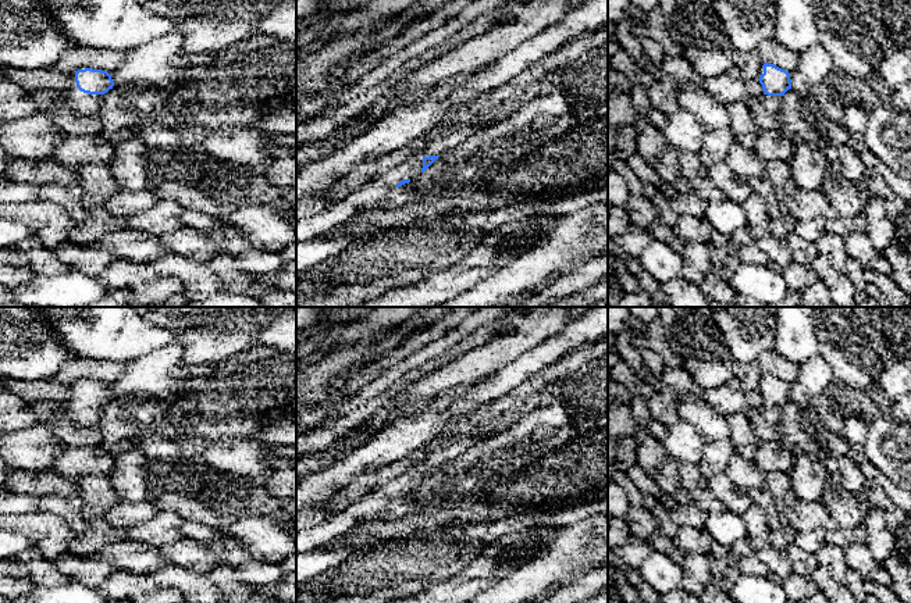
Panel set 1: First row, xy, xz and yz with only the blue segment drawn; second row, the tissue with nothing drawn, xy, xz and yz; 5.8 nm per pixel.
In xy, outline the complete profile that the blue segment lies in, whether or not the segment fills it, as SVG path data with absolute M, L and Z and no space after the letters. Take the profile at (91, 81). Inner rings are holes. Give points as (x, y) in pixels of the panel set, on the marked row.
M85 68L70 74L70 78L61 103L78 115L97 114L103 96L114 86L111 75L107 71Z

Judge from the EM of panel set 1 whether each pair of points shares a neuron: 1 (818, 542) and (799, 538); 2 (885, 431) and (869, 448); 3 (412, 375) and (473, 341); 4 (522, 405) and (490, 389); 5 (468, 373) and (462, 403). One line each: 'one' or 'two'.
1: one
2: one
3: one
4: two
5: two

